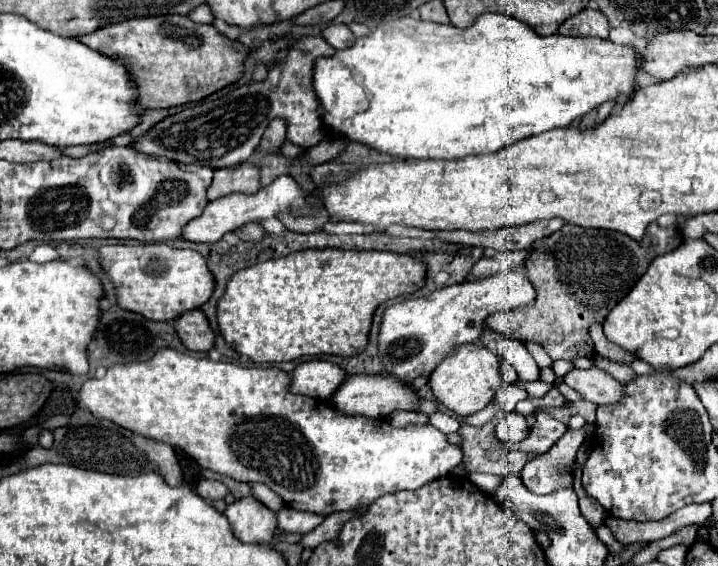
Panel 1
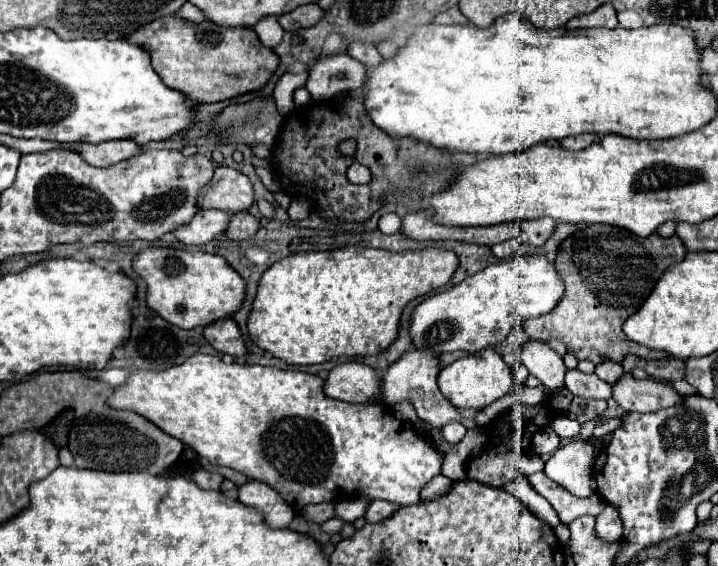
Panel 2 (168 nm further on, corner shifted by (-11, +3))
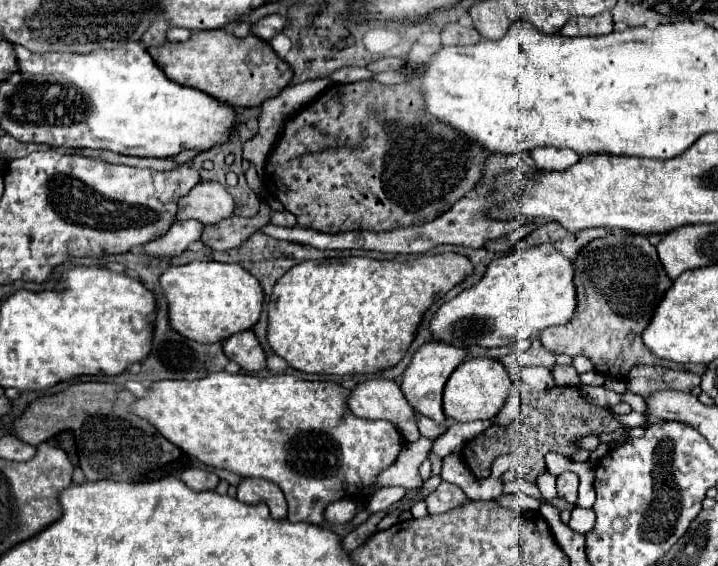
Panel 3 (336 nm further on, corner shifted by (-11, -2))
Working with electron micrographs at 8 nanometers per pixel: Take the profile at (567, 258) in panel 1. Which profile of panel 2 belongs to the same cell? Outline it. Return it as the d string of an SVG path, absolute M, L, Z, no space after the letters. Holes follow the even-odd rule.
M587 225L577 229L559 245L555 259L555 269L565 283L565 293L551 313L523 321L527 337L537 341L559 339L565 343L567 353L575 355L579 361L589 359L595 365L601 361L621 363L627 353L635 353L643 359L669 357L667 353L633 343L625 337L621 325L643 305L663 271L685 255L687 249L677 235L661 237L655 233L643 239L611 225Z

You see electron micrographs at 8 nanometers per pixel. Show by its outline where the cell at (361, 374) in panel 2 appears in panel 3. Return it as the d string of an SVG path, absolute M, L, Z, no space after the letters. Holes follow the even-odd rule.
M367 380L353 388L349 408L355 416L367 420L389 420L407 442L421 438L417 430L417 412L405 400L403 390L393 380Z

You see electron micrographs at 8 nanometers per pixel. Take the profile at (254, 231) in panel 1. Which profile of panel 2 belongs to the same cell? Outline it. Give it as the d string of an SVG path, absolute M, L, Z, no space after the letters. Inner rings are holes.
M241 211L241 213L233 215L231 225L227 227L227 235L229 235L229 239L239 239L239 241L251 239L251 235L255 235L259 227L261 227L261 223L257 217L253 217L247 211Z

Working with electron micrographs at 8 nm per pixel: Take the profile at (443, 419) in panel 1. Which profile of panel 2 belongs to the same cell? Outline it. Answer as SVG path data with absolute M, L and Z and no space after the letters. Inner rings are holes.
M449 421L449 425L445 425L445 439L447 439L449 443L457 443L457 441L463 439L465 431L467 431L467 429L465 429L461 423L451 423L451 421Z

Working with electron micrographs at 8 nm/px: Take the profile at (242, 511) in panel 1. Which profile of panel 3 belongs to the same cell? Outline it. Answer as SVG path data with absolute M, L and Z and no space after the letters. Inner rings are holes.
M243 478L237 490L237 498L247 504L257 504L265 502L271 510L271 516L275 518L285 518L287 516L287 502L277 484L271 480L261 480L261 478Z

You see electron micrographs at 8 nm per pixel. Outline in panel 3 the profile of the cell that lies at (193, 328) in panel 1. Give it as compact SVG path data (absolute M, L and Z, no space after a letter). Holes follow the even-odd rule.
M253 330L239 332L237 336L231 336L223 342L223 350L227 352L227 358L237 362L247 372L261 372L267 368L267 356L261 348L257 336Z

